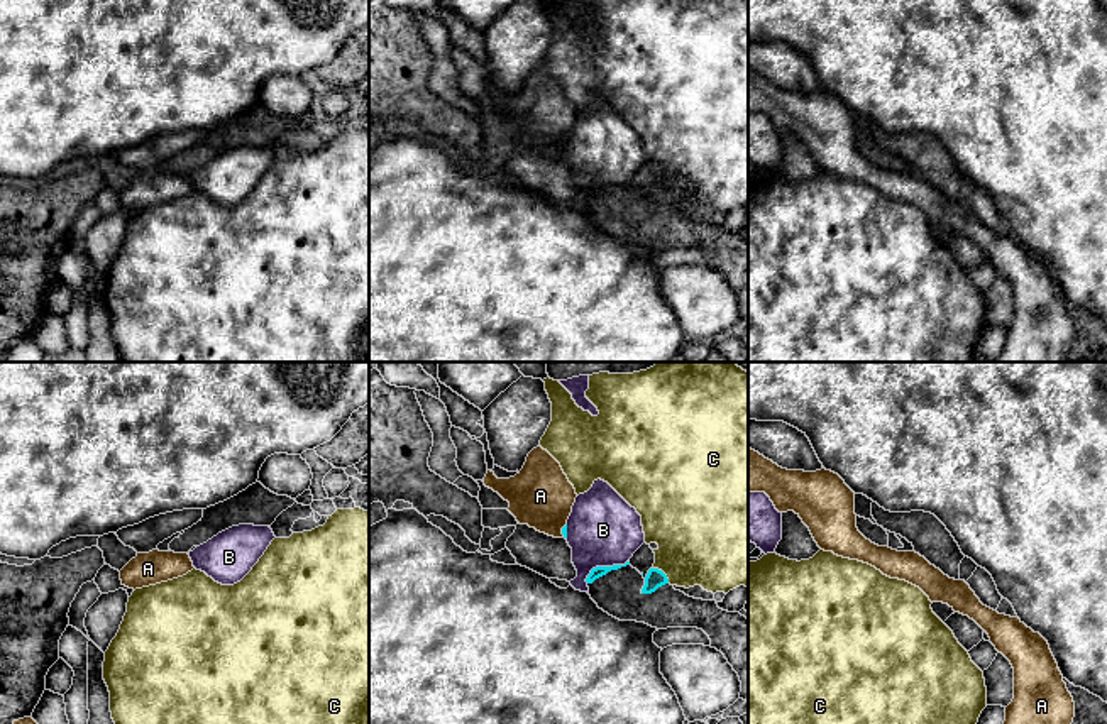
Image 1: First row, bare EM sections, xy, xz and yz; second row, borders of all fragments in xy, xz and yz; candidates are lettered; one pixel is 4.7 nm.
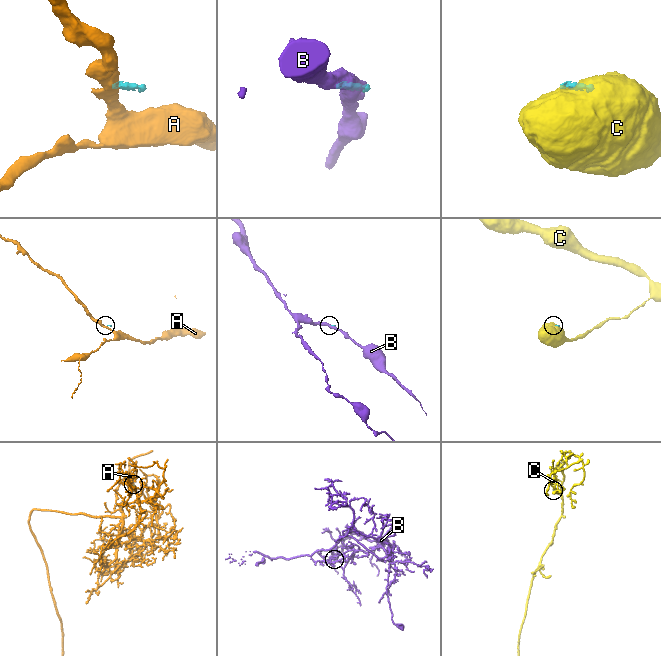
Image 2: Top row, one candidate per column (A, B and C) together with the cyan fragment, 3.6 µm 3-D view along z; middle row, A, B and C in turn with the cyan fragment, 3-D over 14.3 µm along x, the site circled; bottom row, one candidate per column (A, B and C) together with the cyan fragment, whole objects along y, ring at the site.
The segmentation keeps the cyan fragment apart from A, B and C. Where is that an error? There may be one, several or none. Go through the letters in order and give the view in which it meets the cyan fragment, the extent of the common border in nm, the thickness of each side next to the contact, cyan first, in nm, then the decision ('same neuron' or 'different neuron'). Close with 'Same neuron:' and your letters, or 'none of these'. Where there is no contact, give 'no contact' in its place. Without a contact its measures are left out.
A: contact in xz; length 70 nm; calibres 30 and 300 nm; different neuron
B: contact in xz; length 240 nm; calibres 50 and 340 nm; different neuron
C: contact in xz; length 110 nm; calibres 90 and 440 nm; different neuron
Same neuron: none of these

